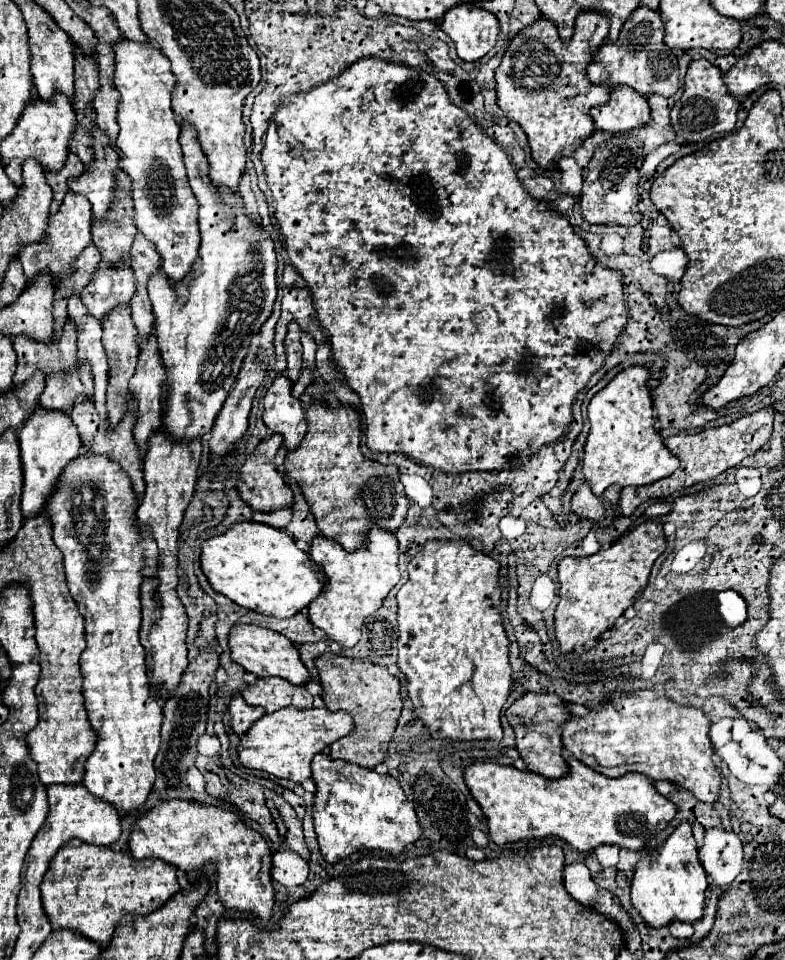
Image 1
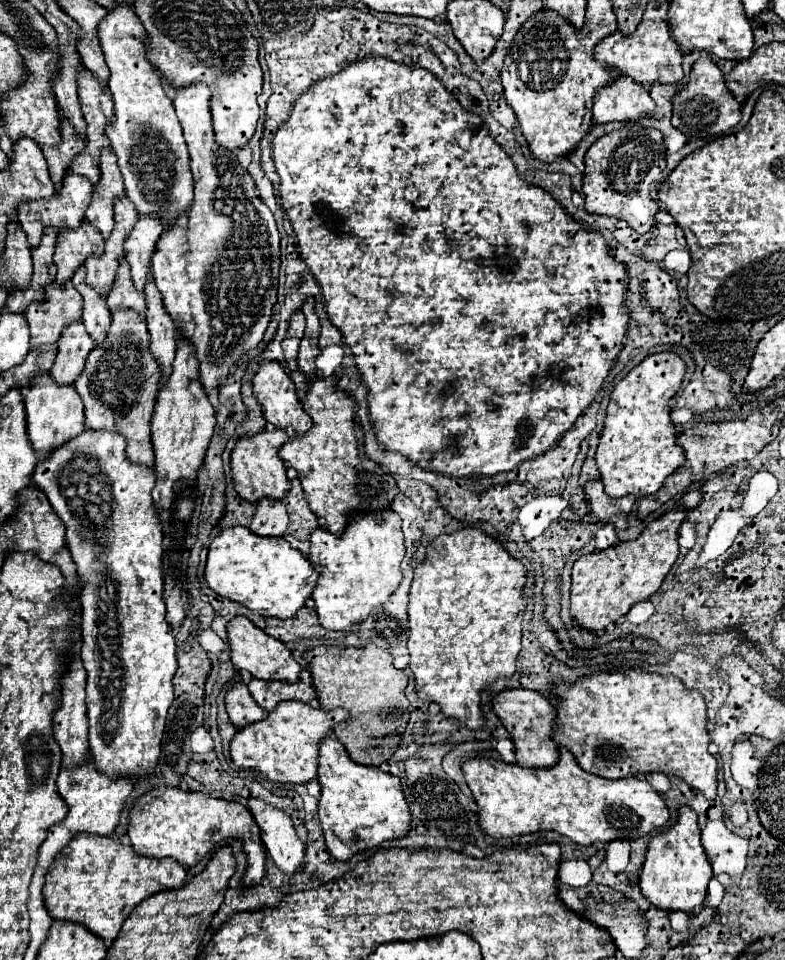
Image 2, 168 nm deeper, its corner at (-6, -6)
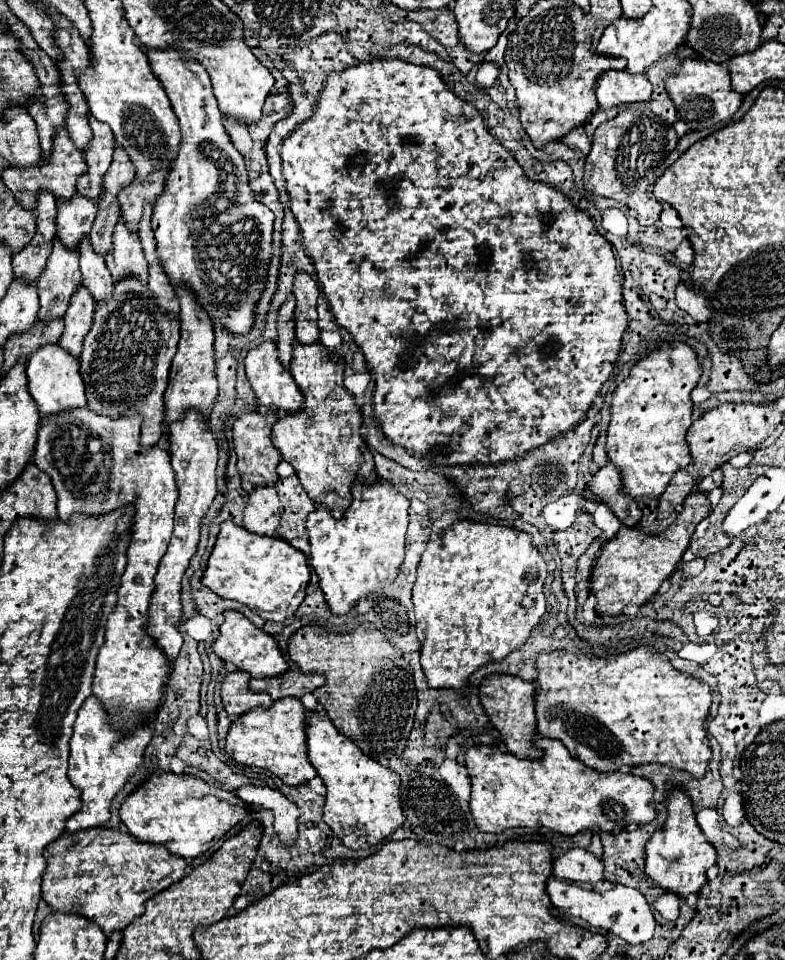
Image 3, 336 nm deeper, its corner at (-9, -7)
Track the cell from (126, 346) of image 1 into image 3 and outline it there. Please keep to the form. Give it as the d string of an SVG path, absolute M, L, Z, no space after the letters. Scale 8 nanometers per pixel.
M119 221L115 227L113 251L105 257L105 261L113 275L113 283L119 283L121 279L137 279L141 283L147 283L149 279L141 241L123 225L123 221Z

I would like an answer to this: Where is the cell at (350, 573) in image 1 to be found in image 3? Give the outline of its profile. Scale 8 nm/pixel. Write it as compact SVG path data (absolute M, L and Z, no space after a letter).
M385 479L375 485L353 483L353 503L343 519L333 519L323 507L307 517L307 535L311 543L309 565L319 577L325 603L337 617L347 615L359 599L391 585L405 559L405 533L409 523L409 501Z

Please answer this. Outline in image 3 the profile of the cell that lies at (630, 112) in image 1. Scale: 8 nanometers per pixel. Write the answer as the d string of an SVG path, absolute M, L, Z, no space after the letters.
M607 71L597 81L597 101L599 109L603 111L629 103L645 103L649 99L651 99L651 83L647 81L645 75L633 75L629 71Z

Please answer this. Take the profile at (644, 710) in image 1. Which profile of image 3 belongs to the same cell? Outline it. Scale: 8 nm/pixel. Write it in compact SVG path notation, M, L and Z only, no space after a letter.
M639 647L603 659L553 651L537 657L537 671L537 733L559 739L569 753L587 767L599 773L613 773L645 763L661 763L687 771L693 779L705 775L713 755L705 731L711 689L699 679L677 671L655 649Z

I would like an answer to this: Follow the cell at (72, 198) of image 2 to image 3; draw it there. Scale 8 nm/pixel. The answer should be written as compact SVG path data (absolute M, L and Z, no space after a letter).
M67 129L57 131L55 141L53 141L53 151L51 151L51 159L49 161L41 161L39 169L29 169L29 171L17 171L17 169L9 169L5 171L5 175L1 175L1 181L13 191L17 203L23 209L35 211L37 209L37 197L39 193L45 189L49 191L55 199L71 199L77 193L77 181L81 175L87 173L87 163L83 159L81 153L77 153L75 145L69 139Z

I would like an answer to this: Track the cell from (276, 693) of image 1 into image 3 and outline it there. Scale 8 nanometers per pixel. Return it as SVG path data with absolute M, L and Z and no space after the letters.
M291 669L279 677L251 679L251 691L267 693L273 701L277 701L281 697L303 697L305 693L313 693L323 683L325 683L323 675L305 675Z

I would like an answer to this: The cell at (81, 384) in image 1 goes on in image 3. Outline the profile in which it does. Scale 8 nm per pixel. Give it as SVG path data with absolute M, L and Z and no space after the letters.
M79 287L77 295L73 295L69 309L63 317L65 331L63 331L63 337L59 339L61 349L65 349L75 359L81 357L85 335L93 323L93 311L95 311L93 297L89 295L89 291L85 291L85 287Z

